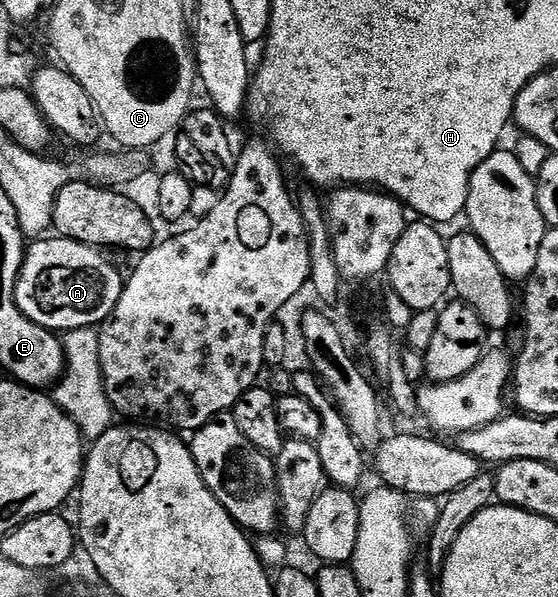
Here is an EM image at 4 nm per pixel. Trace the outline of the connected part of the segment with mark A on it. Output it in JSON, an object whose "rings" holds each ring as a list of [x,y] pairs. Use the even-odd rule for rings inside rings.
{"rings":[[[40,237],[24,252],[24,264],[16,282],[16,304],[30,321],[57,333],[83,327],[99,328],[113,318],[124,292],[125,276],[99,247],[67,238]]]}

